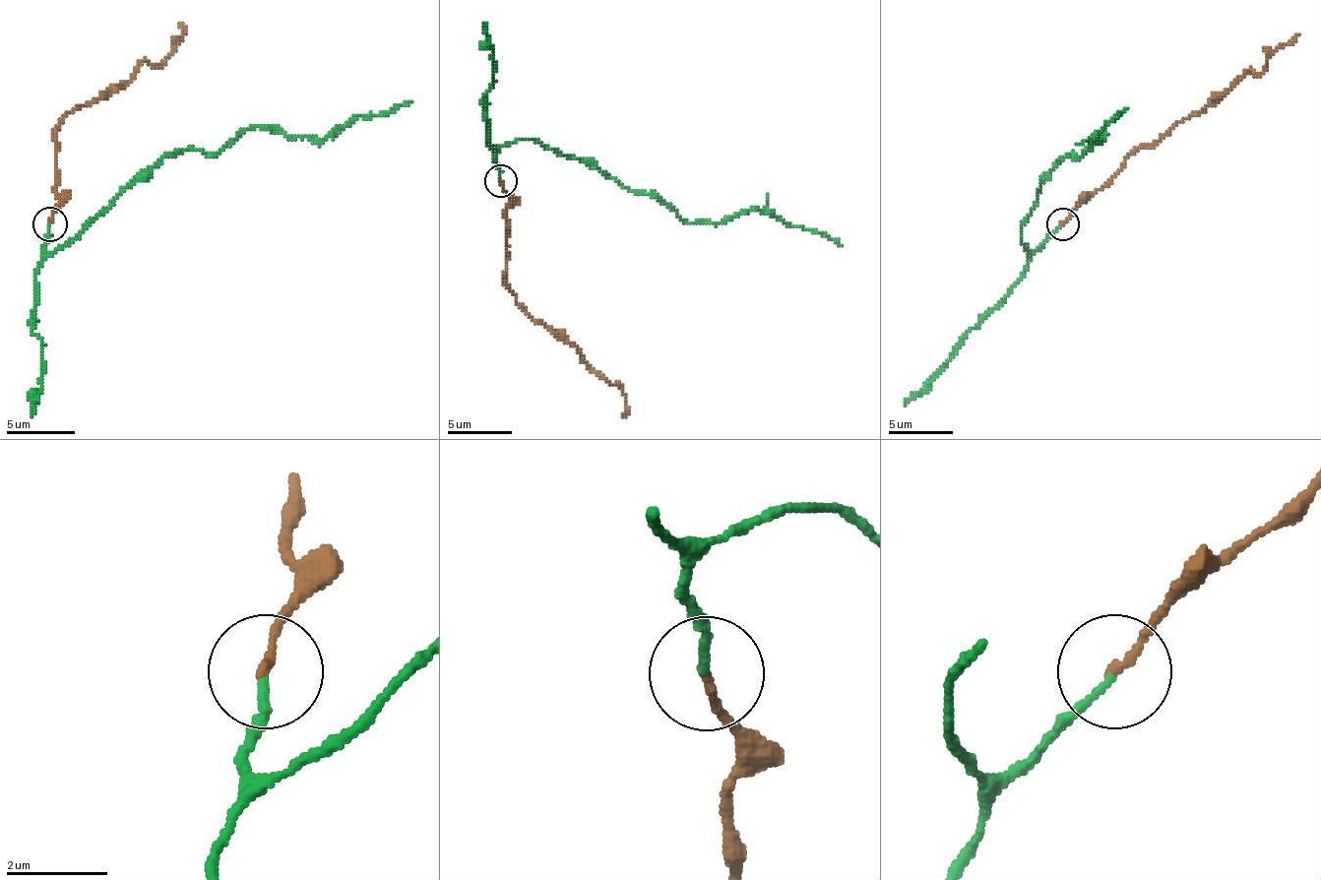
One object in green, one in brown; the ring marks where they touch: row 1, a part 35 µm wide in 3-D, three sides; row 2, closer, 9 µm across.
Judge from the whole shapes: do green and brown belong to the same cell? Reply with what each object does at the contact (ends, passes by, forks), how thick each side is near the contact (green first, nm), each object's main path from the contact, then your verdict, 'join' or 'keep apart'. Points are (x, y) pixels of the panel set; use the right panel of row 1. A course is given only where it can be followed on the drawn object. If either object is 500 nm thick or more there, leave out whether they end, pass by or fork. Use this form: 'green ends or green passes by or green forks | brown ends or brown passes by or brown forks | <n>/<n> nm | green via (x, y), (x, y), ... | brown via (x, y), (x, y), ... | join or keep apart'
green ends | brown ends | 160/180 nm | green via (1063, 224), (1037, 247), (1021, 244), (1021, 224), (1040, 179), (1105, 131), (1101, 141), (1092, 144), (1128, 108) | brown via (1063, 224), (1131, 154), (1218, 98), (1247, 70), (1260, 73), (1267, 60), (1298, 34) | join

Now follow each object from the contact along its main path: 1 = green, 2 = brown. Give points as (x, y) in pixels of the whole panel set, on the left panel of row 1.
1: (48, 225), (52, 252), (182, 150), (220, 154), (251, 126), (326, 140), (360, 115), (411, 101)
2: (48, 225), (59, 205), (55, 126), (87, 101), (117, 92), (145, 61), (158, 64), (182, 36), (179, 23)

